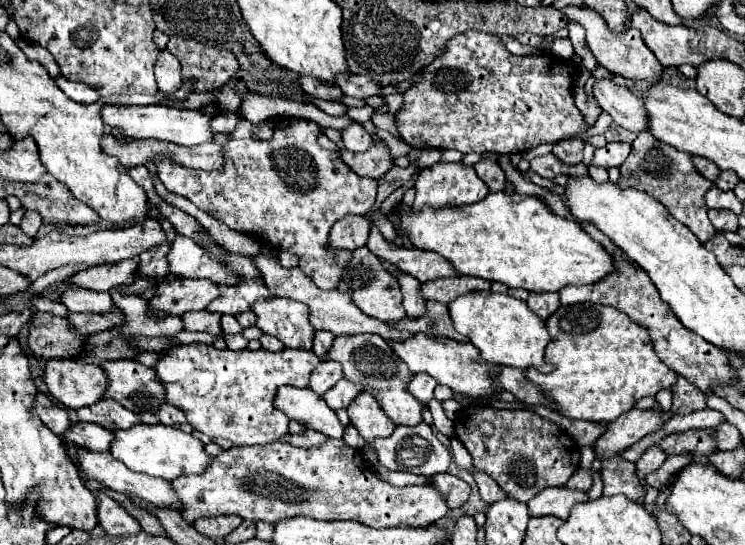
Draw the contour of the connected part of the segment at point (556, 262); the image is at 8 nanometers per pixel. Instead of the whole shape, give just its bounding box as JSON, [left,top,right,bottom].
[396,192,614,292]

